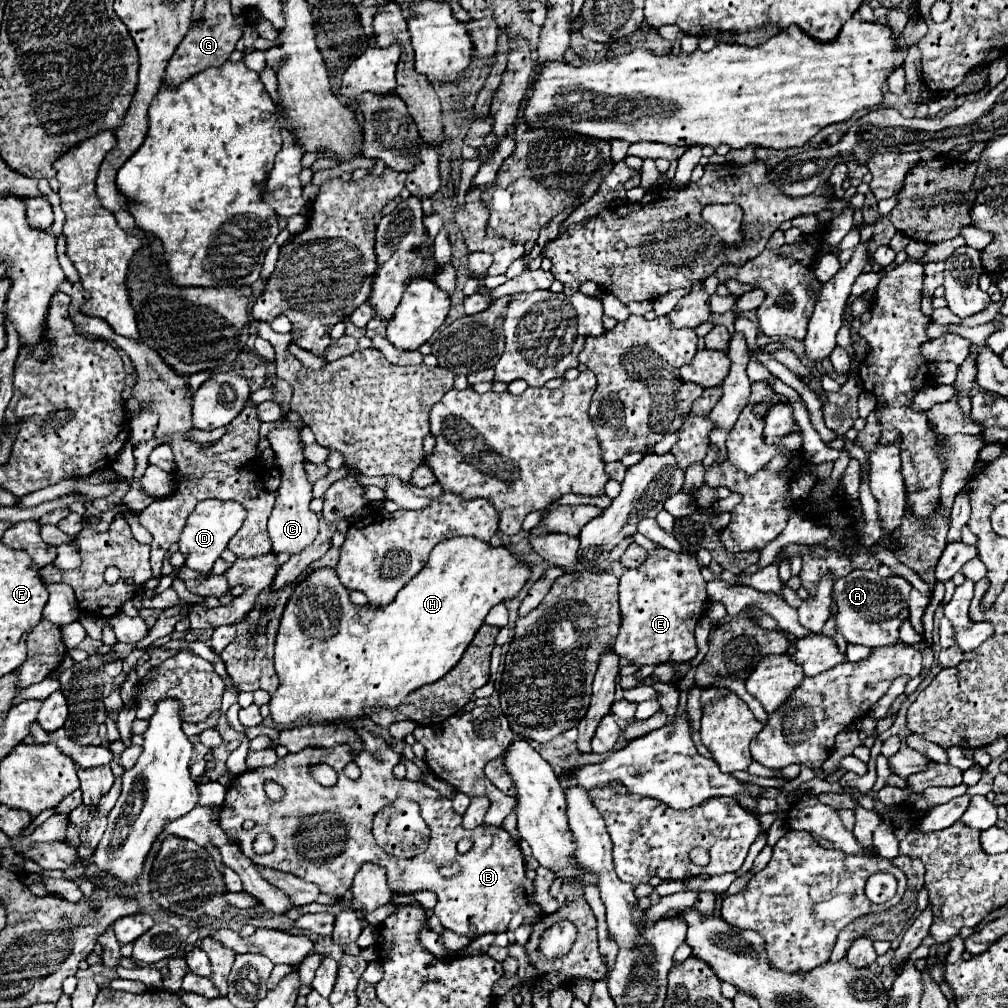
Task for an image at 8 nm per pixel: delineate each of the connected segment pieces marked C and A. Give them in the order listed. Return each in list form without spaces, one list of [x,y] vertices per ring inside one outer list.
[[[284,418],[282,426],[268,432],[268,440],[270,440],[272,450],[276,454],[276,464],[282,470],[282,484],[278,488],[276,506],[274,506],[272,516],[268,520],[268,534],[272,540],[272,552],[274,554],[286,552],[292,556],[292,554],[302,552],[308,544],[312,544],[312,540],[316,538],[316,532],[318,532],[318,516],[314,512],[310,512],[310,508],[308,508],[308,504],[312,500],[312,484],[308,482],[306,472],[302,468],[304,444],[300,442],[298,426],[288,422],[286,418]]]
[[[852,570],[848,576],[834,582],[832,598],[836,602],[836,612],[832,614],[836,622],[836,632],[840,632],[846,642],[862,644],[868,648],[894,644],[898,640],[898,628],[904,618],[908,618],[908,594],[910,582],[900,576],[882,578],[872,570]]]

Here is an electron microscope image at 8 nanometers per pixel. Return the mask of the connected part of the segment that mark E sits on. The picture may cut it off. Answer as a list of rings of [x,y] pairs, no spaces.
[[[666,548],[648,552],[648,560],[636,570],[626,570],[620,578],[620,634],[614,652],[630,664],[688,662],[698,653],[694,628],[704,612],[706,580],[700,574],[694,556],[676,554]]]

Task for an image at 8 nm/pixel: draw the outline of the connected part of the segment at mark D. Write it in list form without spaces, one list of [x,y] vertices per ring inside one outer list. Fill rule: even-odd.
[[[202,500],[200,504],[196,504],[196,508],[188,516],[186,526],[184,526],[184,530],[180,534],[180,540],[178,540],[180,552],[186,558],[186,566],[200,572],[200,574],[208,574],[210,568],[214,566],[214,562],[226,550],[228,540],[240,530],[244,516],[246,516],[246,510],[238,502]]]

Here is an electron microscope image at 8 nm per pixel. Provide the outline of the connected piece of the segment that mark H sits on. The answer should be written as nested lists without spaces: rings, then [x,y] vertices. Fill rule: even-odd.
[[[448,538],[448,540],[442,540],[440,544],[436,544],[436,548],[430,552],[428,564],[398,592],[396,600],[392,604],[386,604],[384,608],[352,604],[350,598],[348,598],[348,590],[340,584],[340,580],[336,578],[336,572],[332,568],[320,568],[320,570],[308,574],[308,578],[302,580],[298,584],[298,588],[292,592],[292,596],[290,596],[290,600],[286,604],[286,610],[282,614],[278,636],[276,636],[274,666],[276,666],[276,674],[278,674],[280,686],[278,686],[278,690],[274,692],[274,696],[272,696],[270,704],[268,704],[270,706],[270,716],[272,716],[274,724],[276,724],[276,728],[282,730],[282,728],[296,726],[300,722],[334,722],[334,720],[342,720],[342,718],[356,718],[356,720],[360,720],[360,718],[366,716],[368,708],[382,708],[382,706],[396,708],[396,706],[400,706],[412,690],[416,690],[420,686],[426,686],[426,684],[432,684],[432,682],[440,680],[444,674],[448,674],[458,664],[458,660],[462,658],[464,650],[472,642],[472,638],[478,632],[478,628],[484,624],[484,618],[486,618],[488,610],[494,604],[498,604],[498,602],[514,598],[528,578],[530,578],[530,570],[528,570],[526,562],[520,562],[504,546],[494,548],[494,546],[490,546],[490,544],[486,544],[486,542],[478,540],[478,538]]]

